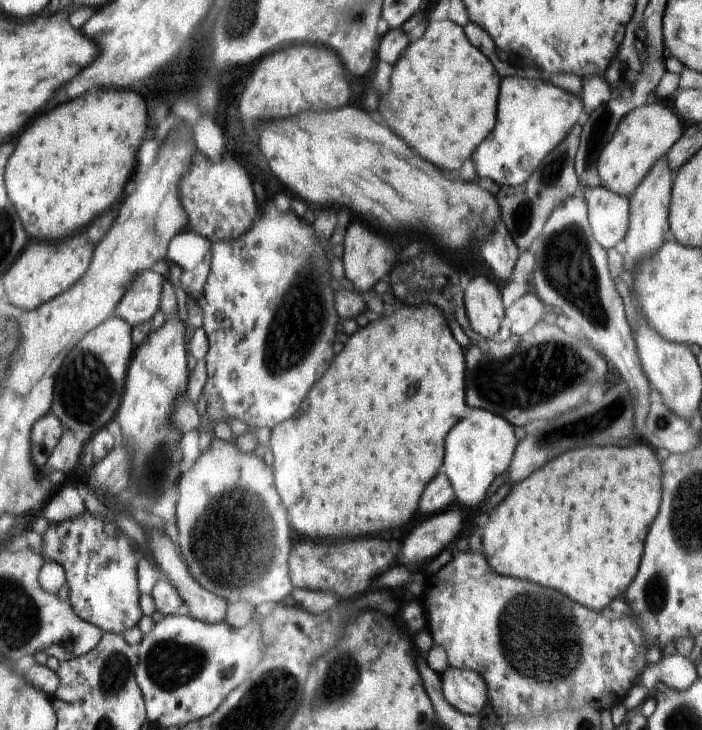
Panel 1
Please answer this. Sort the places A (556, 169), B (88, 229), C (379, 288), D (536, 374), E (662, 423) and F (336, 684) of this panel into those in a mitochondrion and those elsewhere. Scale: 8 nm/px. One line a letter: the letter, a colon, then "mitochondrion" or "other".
A: mitochondrion
B: other
C: other
D: mitochondrion
E: mitochondrion
F: mitochondrion

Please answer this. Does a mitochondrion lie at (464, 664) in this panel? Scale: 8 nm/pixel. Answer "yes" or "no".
no

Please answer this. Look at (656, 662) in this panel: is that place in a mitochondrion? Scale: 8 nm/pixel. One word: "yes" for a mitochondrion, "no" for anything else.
no

